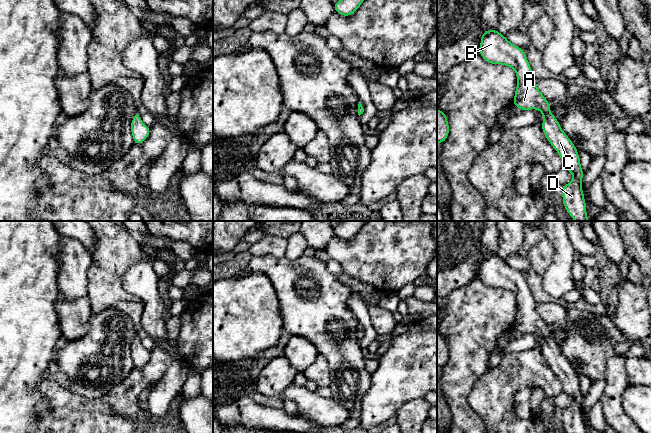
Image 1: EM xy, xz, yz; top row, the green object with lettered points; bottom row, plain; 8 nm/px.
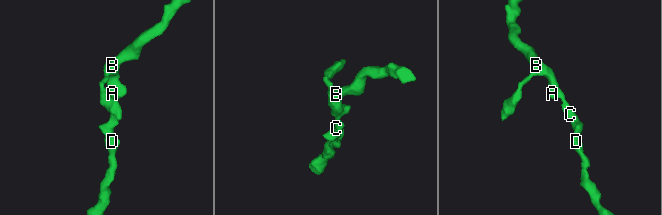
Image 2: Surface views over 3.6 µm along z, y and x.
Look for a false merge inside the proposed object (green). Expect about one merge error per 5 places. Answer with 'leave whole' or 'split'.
leave whole

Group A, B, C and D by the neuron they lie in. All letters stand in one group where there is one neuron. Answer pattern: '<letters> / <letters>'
A B C D

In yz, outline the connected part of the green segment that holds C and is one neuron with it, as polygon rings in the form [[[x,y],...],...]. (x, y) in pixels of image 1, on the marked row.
[[[497,30],[485,31],[478,51],[488,63],[512,67],[517,74],[517,88],[513,104],[521,110],[538,109],[543,118],[543,132],[559,153],[563,168],[573,174],[571,182],[563,187],[563,204],[575,221],[589,221],[582,192],[584,172],[576,147],[563,132],[555,116],[550,113],[550,105],[536,86],[536,79],[524,51],[510,43]]]

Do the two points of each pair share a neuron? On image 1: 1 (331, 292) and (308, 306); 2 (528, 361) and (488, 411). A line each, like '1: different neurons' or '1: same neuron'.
1: same neuron
2: same neuron

